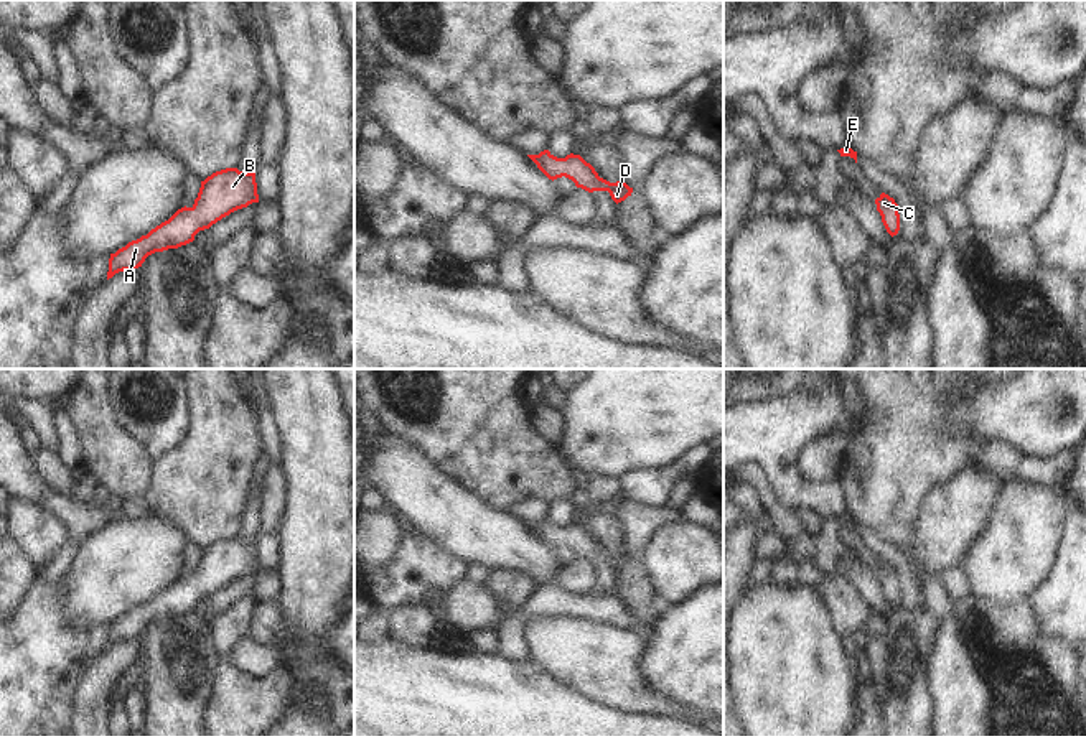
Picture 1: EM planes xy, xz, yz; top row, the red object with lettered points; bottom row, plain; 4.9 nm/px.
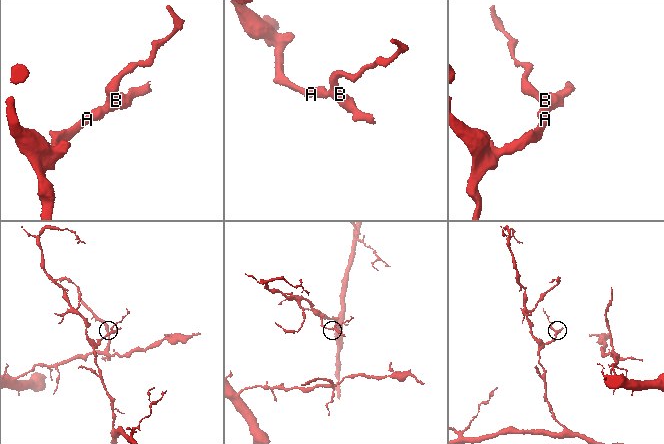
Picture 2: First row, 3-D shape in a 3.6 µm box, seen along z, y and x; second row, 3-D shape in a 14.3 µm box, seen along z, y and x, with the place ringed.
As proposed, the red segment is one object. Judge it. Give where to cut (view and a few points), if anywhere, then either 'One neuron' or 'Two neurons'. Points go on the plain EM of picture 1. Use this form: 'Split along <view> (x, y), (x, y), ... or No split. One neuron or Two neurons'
No split. One neuron.

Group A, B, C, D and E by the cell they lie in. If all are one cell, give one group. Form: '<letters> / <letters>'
A B C D E

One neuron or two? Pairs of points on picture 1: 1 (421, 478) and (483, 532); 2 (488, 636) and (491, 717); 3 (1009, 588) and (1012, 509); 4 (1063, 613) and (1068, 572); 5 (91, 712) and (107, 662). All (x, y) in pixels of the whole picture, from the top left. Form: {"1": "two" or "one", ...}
{"1": "one", "2": "two", "3": "one", "4": "one", "5": "one"}

